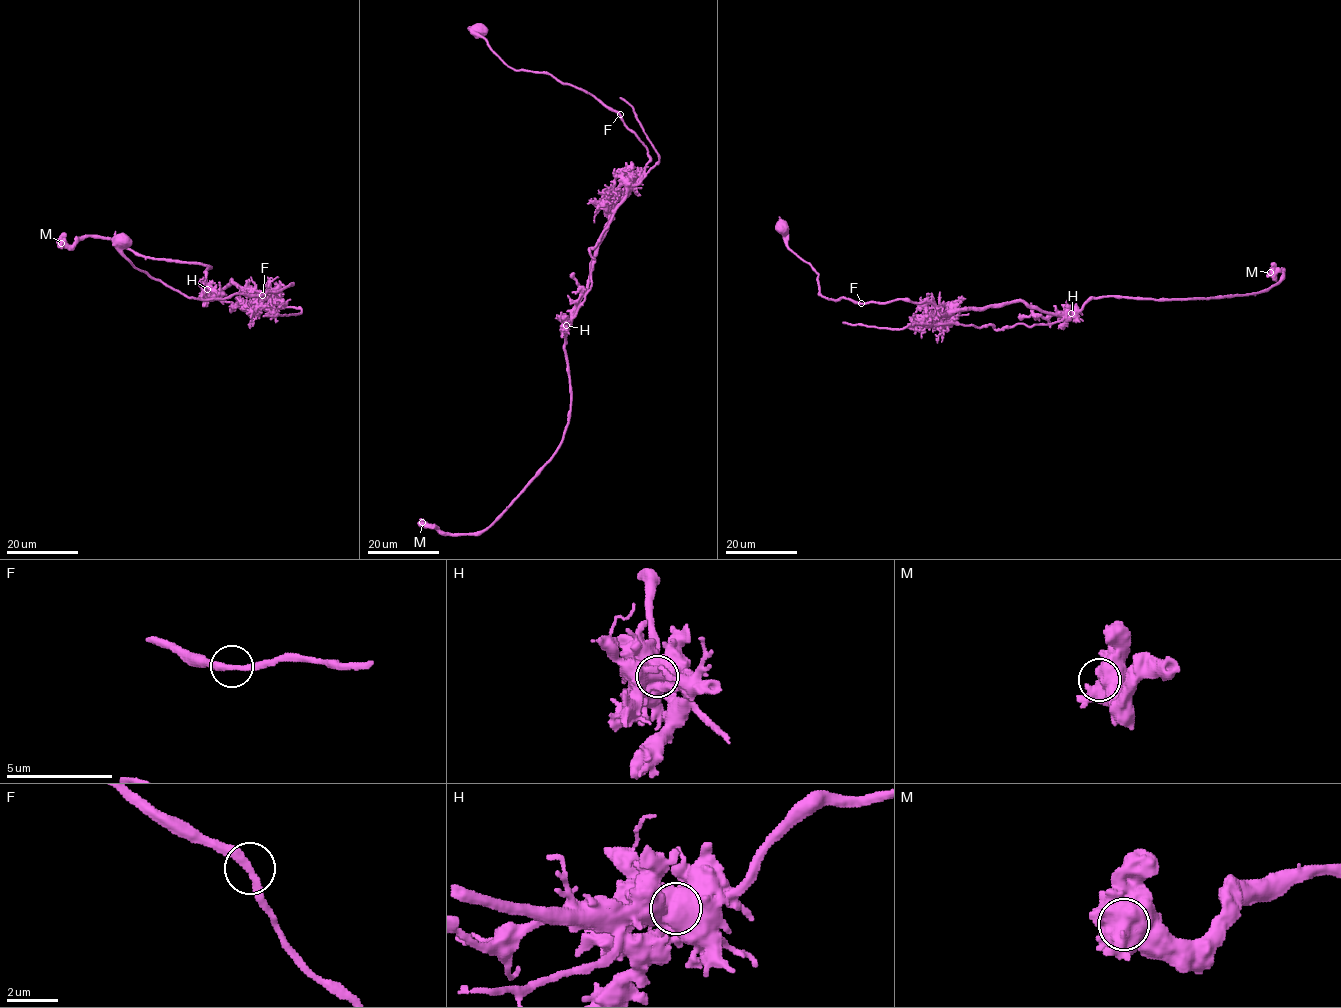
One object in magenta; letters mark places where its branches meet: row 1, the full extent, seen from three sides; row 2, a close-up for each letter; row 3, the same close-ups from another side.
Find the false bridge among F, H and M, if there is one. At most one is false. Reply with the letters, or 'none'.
H

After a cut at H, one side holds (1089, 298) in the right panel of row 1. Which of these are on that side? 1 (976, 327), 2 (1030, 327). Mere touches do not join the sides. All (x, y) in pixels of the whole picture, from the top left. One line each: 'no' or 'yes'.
1: no
2: no

